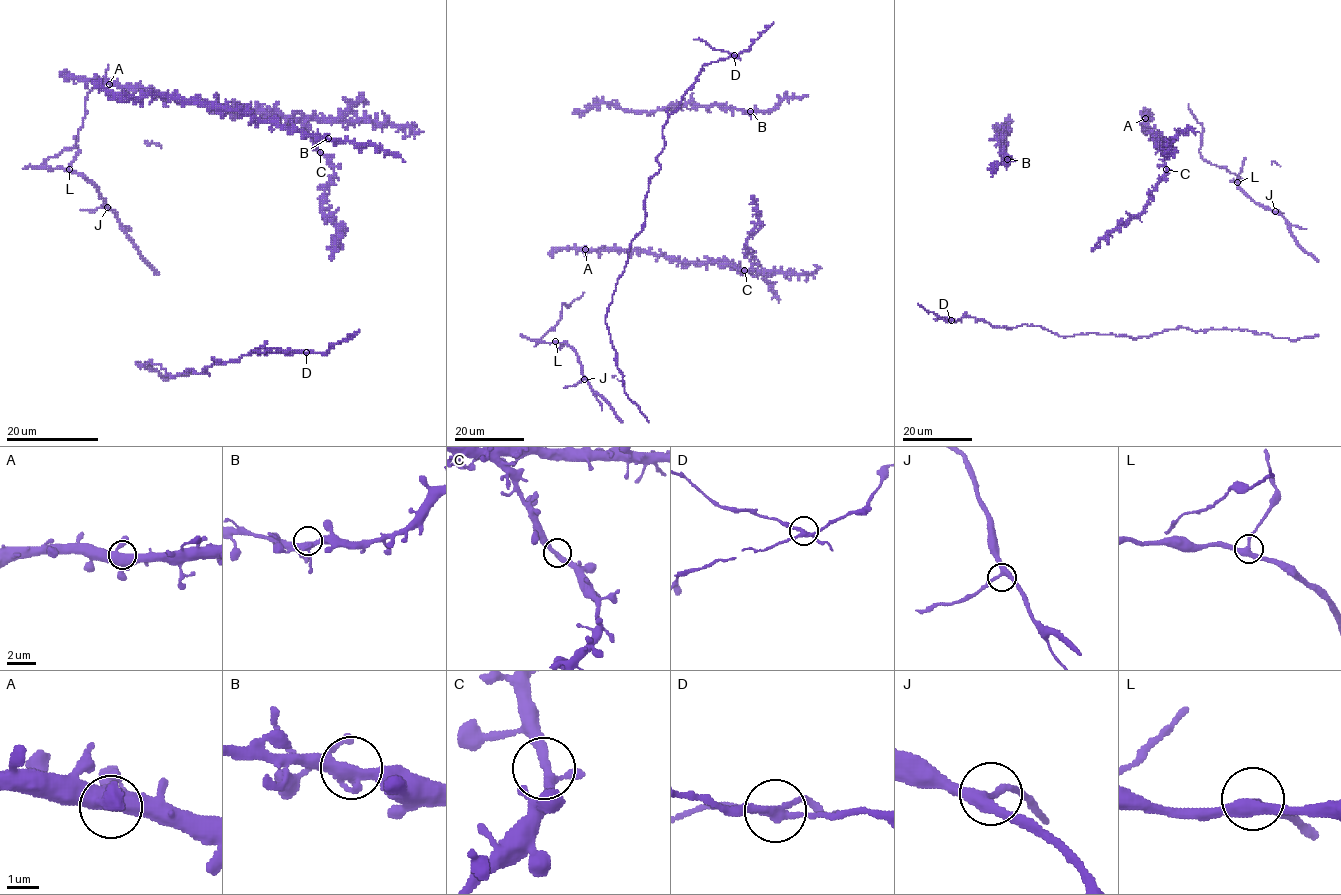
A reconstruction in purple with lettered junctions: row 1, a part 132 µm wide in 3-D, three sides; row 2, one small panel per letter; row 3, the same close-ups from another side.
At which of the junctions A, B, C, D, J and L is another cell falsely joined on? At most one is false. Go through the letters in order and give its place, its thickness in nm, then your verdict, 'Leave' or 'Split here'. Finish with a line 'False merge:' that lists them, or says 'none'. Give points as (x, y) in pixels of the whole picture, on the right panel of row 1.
A: Place: (1145, 118). Thickness 500 nm. Leave
B: Place: (1007, 159). Thickness 340 nm. Leave
C: Place: (1166, 169). Thickness 260 nm. Leave
D: Place: (951, 320). Thickness 240 nm. Split here
J: Place: (1275, 211). Thickness 300 nm. Leave
L: Place: (1237, 182). Thickness 340 nm. Leave
False merge: D

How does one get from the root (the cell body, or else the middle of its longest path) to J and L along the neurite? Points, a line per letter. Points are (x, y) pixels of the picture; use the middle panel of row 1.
J: (537, 340), (566, 343), (574, 350), (584, 379)
L: (537, 340), (555, 341)

